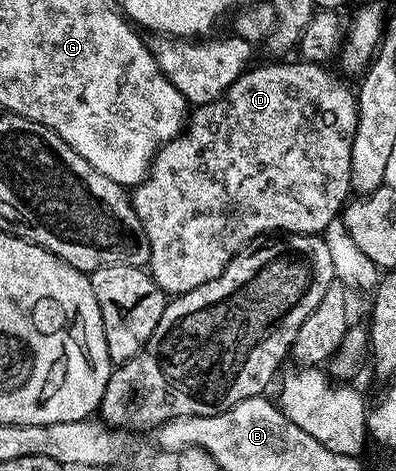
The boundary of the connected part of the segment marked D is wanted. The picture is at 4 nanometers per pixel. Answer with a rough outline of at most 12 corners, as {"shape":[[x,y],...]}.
{"shape":[[249,67],[131,189],[169,297],[350,200],[356,93]]}

